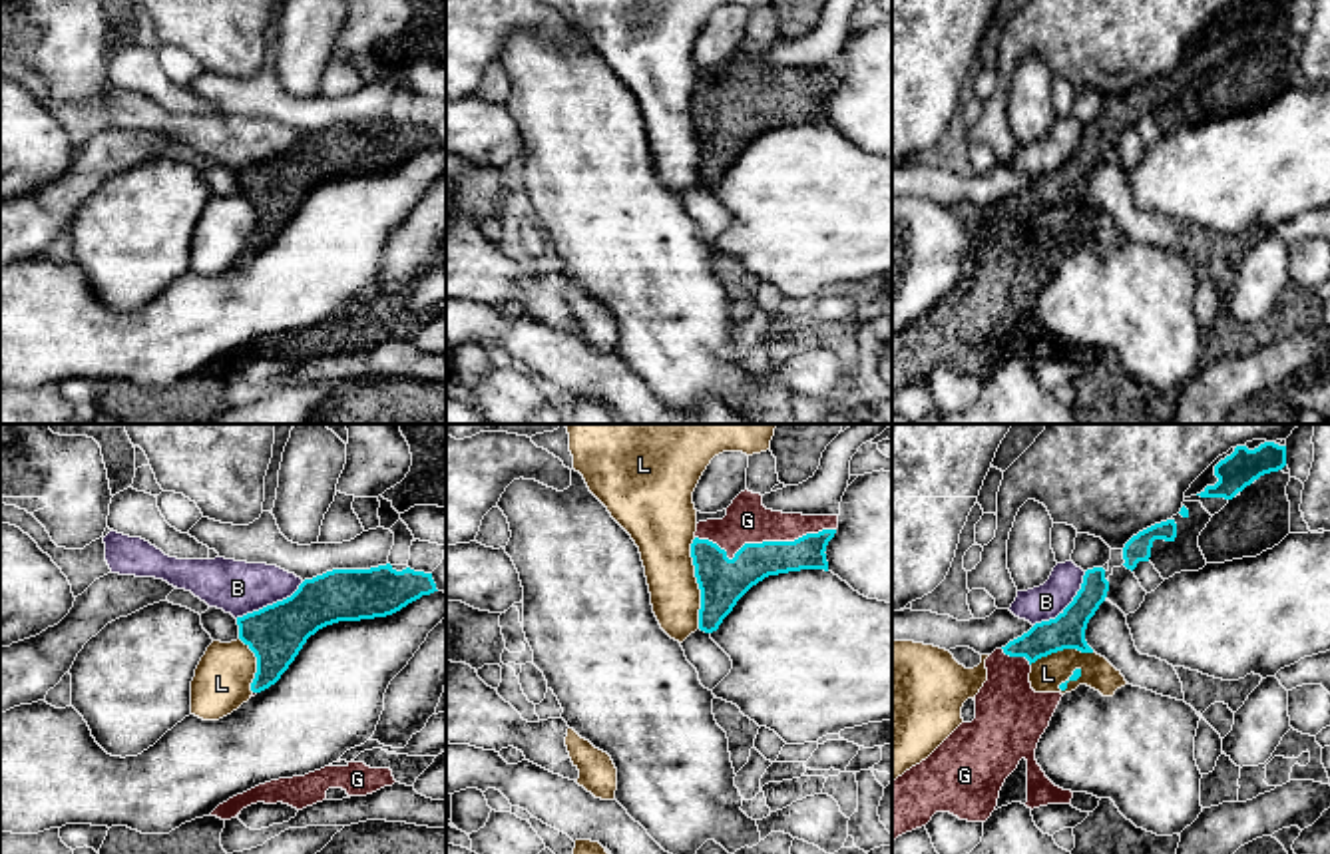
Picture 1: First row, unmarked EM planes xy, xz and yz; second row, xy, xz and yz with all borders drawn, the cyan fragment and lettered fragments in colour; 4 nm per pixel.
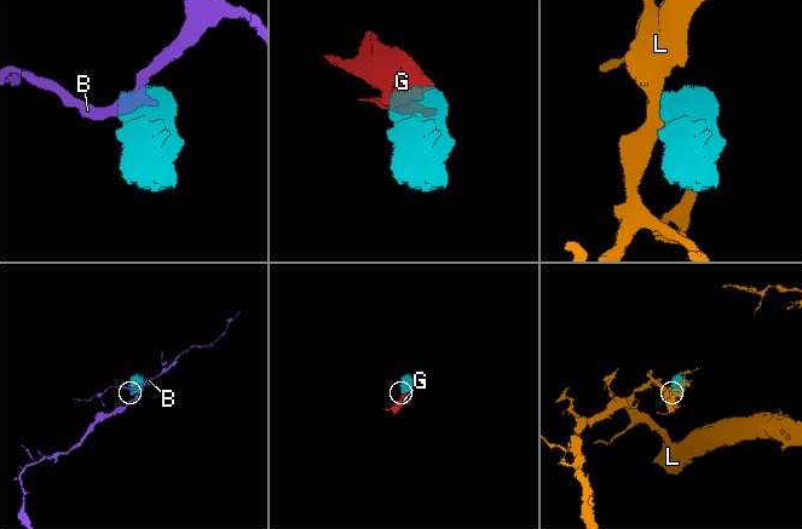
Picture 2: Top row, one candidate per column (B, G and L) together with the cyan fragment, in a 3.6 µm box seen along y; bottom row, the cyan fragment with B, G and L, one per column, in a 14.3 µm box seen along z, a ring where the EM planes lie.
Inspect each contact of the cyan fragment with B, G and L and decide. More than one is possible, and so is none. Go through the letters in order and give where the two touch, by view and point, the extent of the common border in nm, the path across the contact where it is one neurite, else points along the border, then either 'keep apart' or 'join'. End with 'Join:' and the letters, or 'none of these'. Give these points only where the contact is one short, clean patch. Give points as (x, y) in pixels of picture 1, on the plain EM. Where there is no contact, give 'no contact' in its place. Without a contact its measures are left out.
B: yz (1068, 160) | 300 nm | keep apart
G: xz (763, 96) | 550 nm | join
L: xz (697, 136) | 360 nm | along xz (693, 92), (691, 118), (699, 144), (699, 182) | keep apart
Join: G

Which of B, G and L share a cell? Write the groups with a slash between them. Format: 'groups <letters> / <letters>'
groups B / G / L

